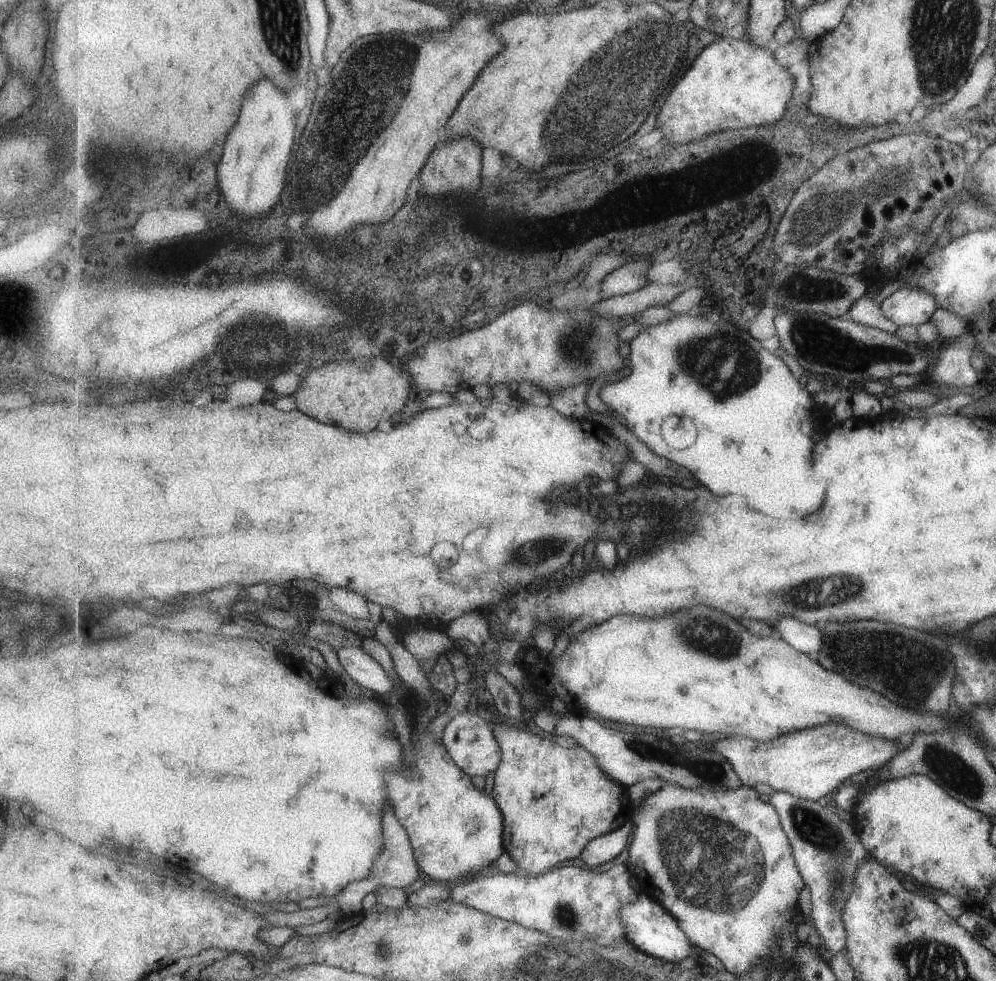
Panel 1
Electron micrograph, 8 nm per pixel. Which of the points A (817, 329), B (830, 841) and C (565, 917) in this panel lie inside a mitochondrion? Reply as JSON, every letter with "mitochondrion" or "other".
{"A":"mitochondrion","B":"mitochondrion","C":"mitochondrion"}

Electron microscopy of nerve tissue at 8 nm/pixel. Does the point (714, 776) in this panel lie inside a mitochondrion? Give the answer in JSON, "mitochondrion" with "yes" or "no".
{"mitochondrion":"yes"}

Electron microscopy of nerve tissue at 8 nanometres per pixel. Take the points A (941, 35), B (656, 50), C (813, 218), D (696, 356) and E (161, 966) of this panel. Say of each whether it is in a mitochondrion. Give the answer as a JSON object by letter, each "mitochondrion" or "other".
{"A":"mitochondrion","B":"mitochondrion","C":"mitochondrion","D":"mitochondrion","E":"other"}

